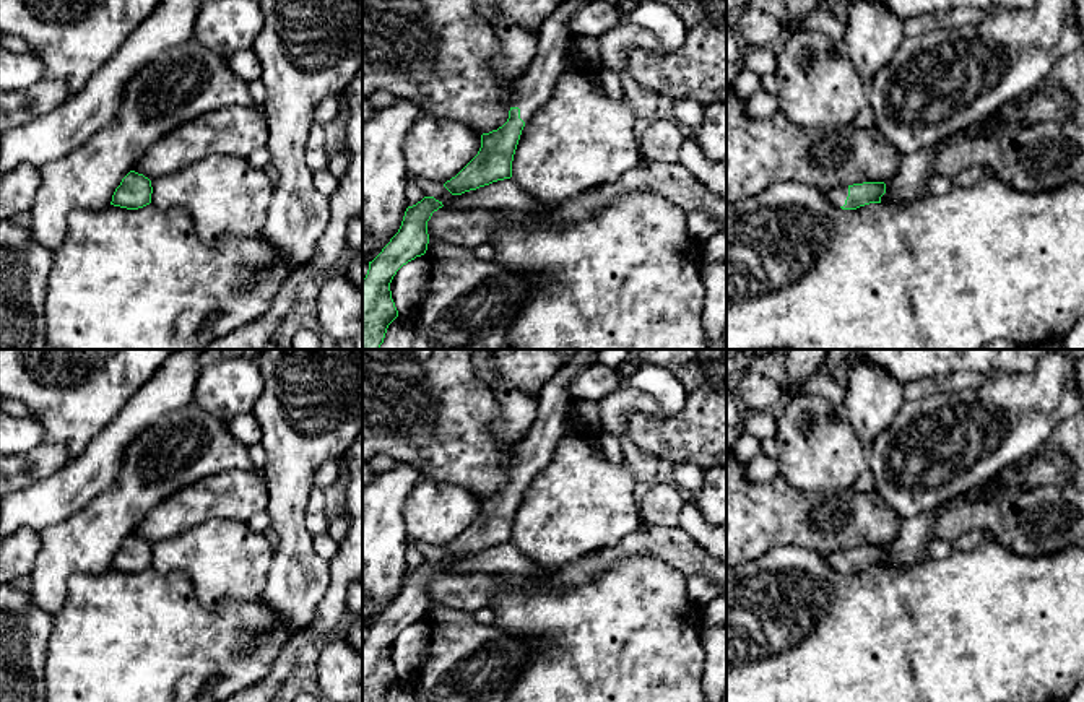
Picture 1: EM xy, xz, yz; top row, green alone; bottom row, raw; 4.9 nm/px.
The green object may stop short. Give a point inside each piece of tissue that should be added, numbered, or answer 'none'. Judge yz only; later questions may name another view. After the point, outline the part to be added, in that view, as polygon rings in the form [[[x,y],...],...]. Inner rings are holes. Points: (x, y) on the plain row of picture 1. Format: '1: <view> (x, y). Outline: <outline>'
1: yz (837, 559). Outline: [[[840,549],[840,551],[834,551],[834,552],[827,552],[822,554],[822,557],[826,559],[826,562],[834,567],[835,570],[843,570],[845,564],[848,561],[848,549]]]

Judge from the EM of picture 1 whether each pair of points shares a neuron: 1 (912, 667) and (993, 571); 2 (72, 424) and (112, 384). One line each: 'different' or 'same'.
1: same
2: same

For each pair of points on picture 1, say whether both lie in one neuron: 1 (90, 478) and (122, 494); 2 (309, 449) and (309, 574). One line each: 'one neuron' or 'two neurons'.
1: two neurons
2: one neuron

